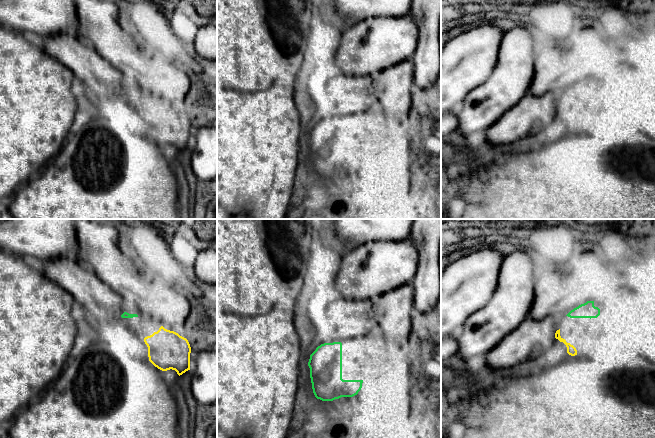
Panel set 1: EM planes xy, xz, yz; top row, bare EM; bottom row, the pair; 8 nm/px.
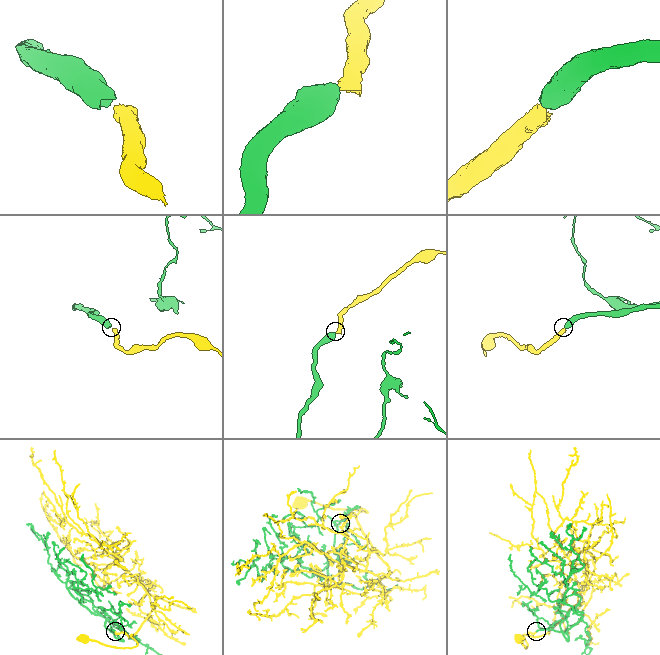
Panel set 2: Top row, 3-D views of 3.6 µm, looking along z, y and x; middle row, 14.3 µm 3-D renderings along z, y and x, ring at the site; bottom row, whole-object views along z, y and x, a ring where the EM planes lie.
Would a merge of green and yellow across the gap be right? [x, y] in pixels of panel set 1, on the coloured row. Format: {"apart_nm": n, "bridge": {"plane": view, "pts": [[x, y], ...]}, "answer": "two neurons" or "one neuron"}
{"apart_nm": 130, "bridge": {"plane": "yz", "pts": [[566, 315], [559, 329]]}, "answer": "one neuron"}

